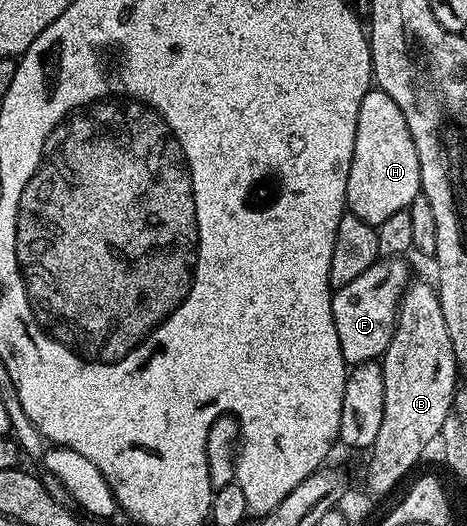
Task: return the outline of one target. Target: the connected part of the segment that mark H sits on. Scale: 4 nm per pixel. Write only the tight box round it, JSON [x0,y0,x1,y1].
[346,87,422,226]

